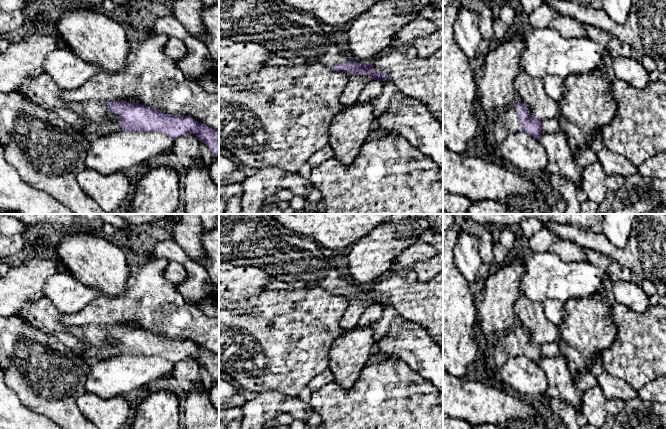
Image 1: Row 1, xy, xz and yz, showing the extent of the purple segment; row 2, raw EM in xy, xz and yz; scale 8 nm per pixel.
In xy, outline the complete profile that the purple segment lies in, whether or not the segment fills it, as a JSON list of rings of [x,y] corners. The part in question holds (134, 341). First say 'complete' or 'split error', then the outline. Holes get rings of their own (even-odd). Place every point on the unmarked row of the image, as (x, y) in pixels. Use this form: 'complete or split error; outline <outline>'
split error; outline [[[124,324],[107,326],[106,329],[109,333],[108,337],[115,340],[114,344],[107,344],[104,347],[97,347],[93,344],[82,343],[85,347],[83,359],[89,365],[102,359],[120,355],[147,357],[160,356],[166,358],[173,364],[182,359],[193,357],[199,365],[202,365],[207,369],[214,381],[219,380],[219,352],[213,353],[207,349],[200,349],[190,340],[168,339],[149,330],[138,327],[130,327]]]

